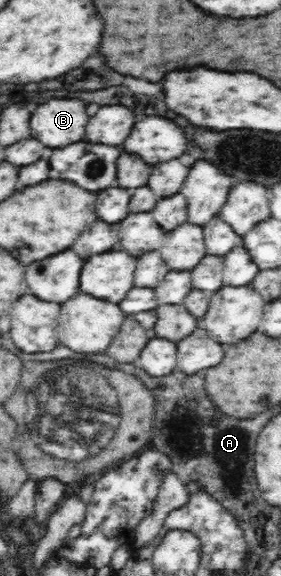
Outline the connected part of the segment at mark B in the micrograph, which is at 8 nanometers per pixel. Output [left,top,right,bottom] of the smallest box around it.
[30,98,86,148]

